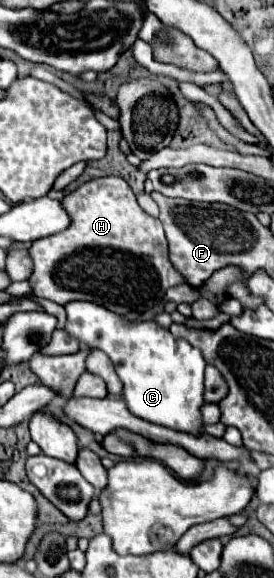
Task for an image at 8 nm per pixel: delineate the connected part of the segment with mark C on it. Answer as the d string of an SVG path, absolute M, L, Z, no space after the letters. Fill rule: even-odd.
M72 301L64 305L68 321L66 331L88 347L104 351L122 381L124 401L130 413L162 425L174 431L200 435L202 417L200 407L204 405L204 367L206 361L200 349L188 345L188 341L176 341L172 333L154 321L130 323L116 313L108 313L102 305L88 301Z

